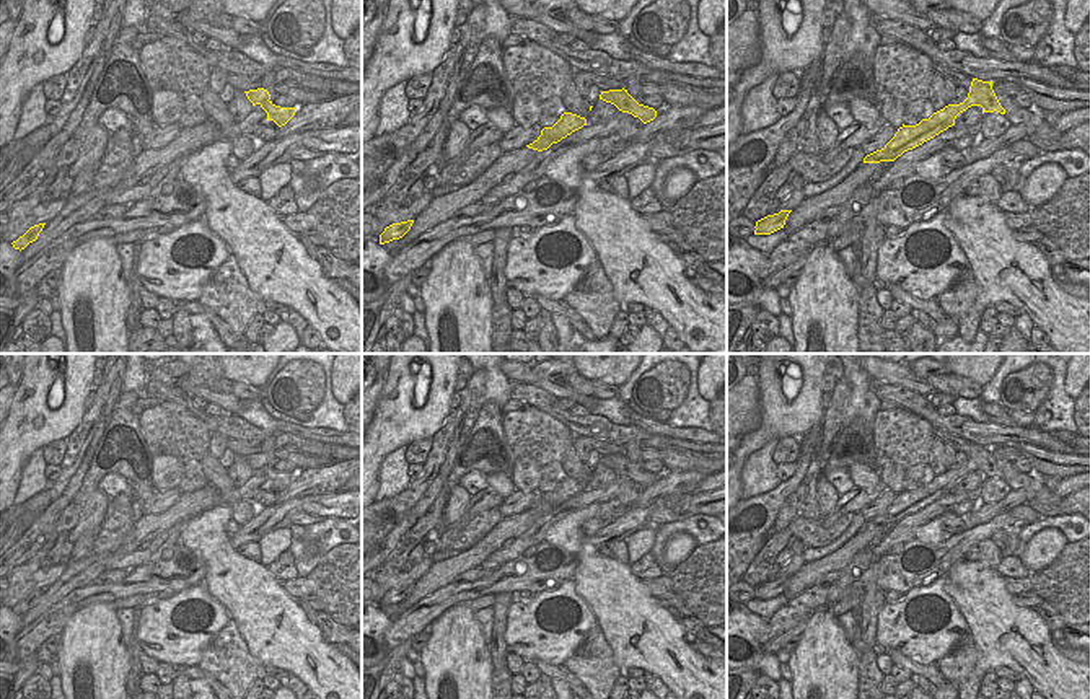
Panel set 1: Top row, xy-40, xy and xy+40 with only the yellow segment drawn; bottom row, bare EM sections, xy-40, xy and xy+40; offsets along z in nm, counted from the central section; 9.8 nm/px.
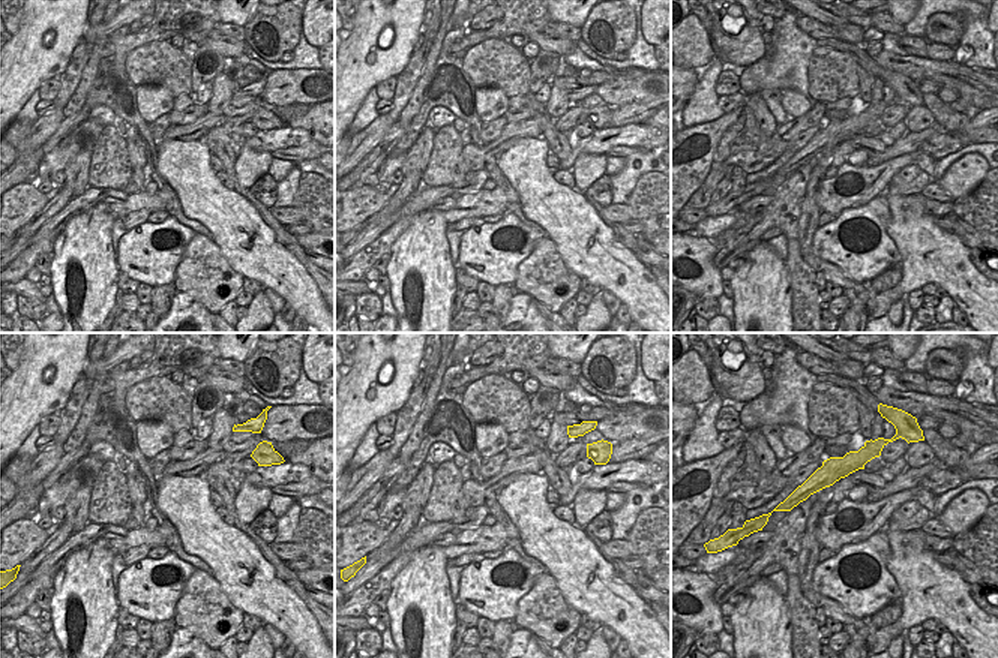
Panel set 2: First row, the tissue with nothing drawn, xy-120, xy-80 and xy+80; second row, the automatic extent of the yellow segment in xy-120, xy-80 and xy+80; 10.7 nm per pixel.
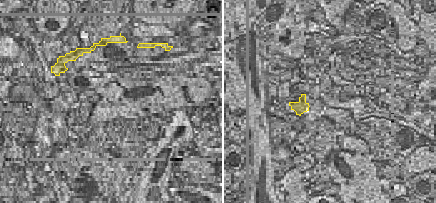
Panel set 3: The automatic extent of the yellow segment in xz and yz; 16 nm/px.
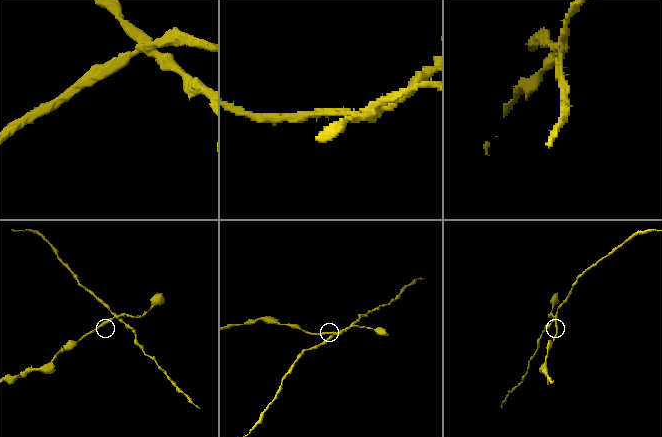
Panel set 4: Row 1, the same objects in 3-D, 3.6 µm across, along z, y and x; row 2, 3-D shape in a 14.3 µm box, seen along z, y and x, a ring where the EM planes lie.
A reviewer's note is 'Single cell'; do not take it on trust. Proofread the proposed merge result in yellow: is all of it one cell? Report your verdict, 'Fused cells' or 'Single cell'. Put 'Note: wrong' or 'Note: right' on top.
Note: wrong
Fused cells

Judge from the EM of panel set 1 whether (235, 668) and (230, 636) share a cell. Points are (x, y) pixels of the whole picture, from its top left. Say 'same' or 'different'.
same

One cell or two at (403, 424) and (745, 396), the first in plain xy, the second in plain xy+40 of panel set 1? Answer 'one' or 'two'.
two

